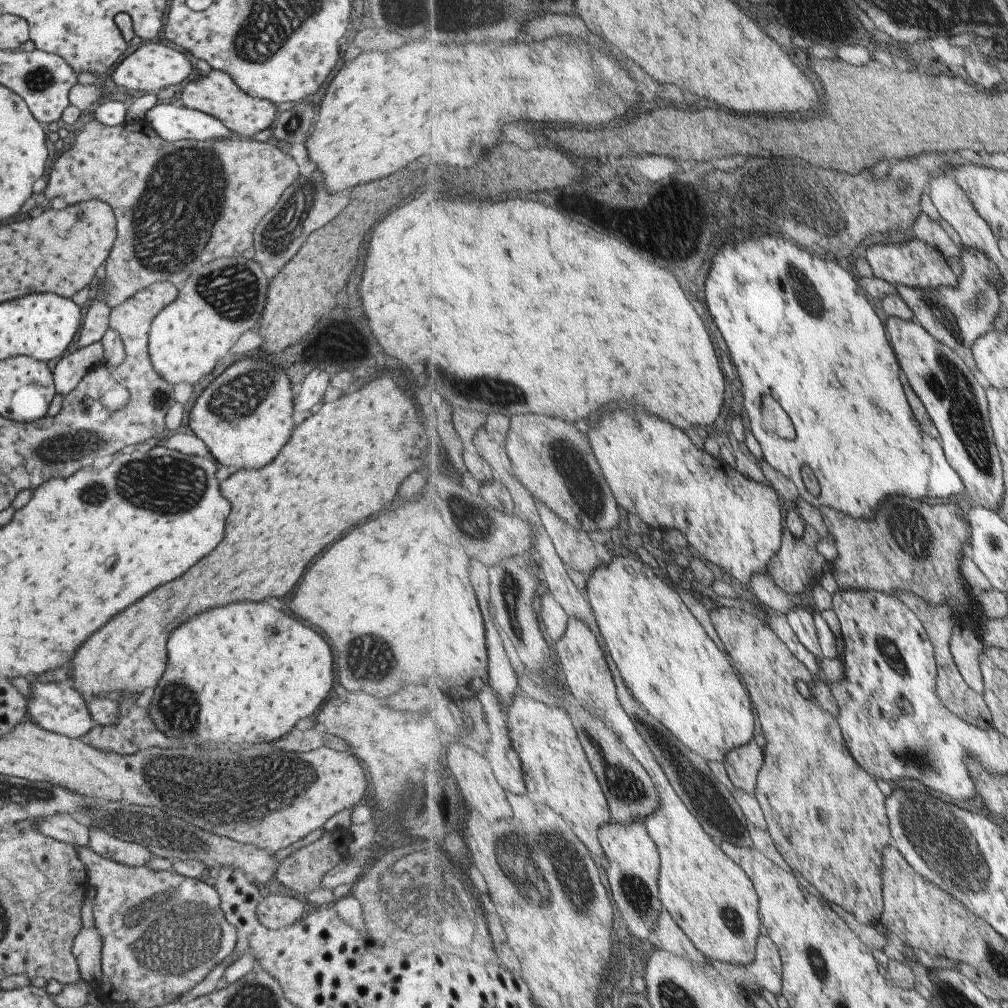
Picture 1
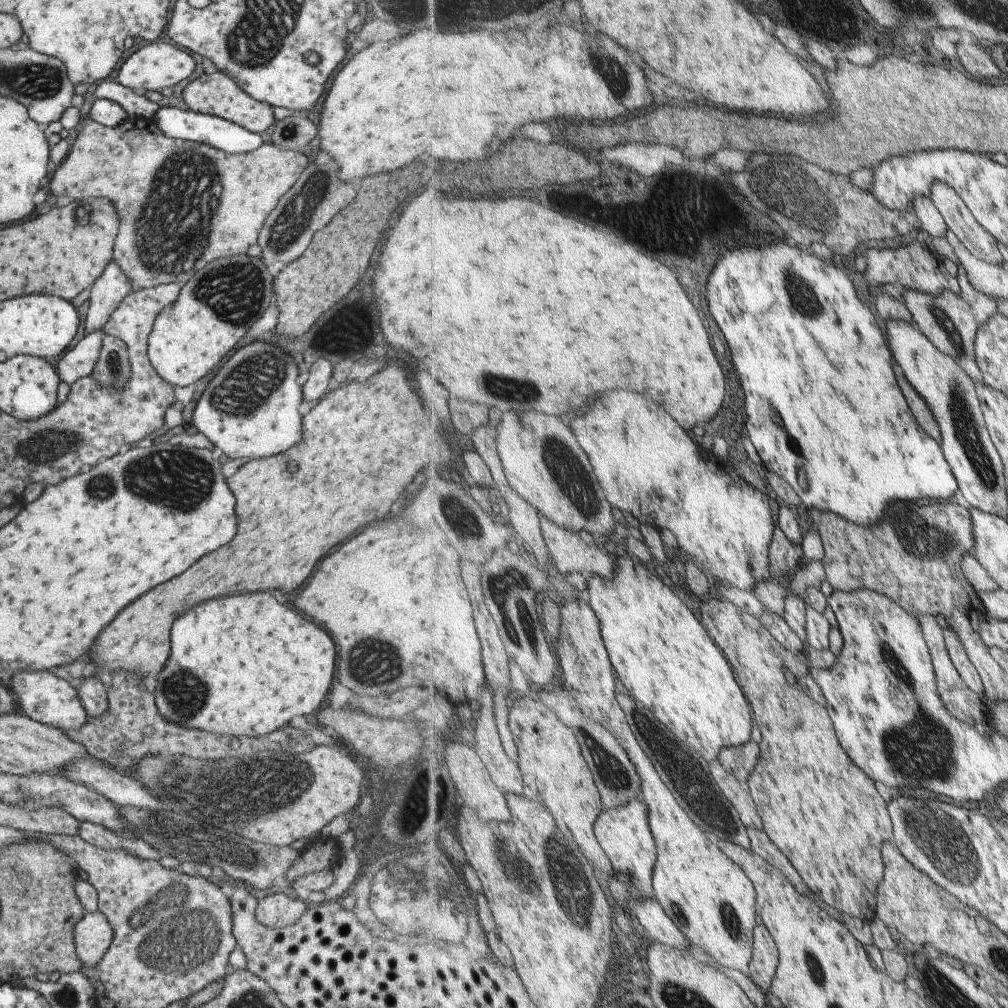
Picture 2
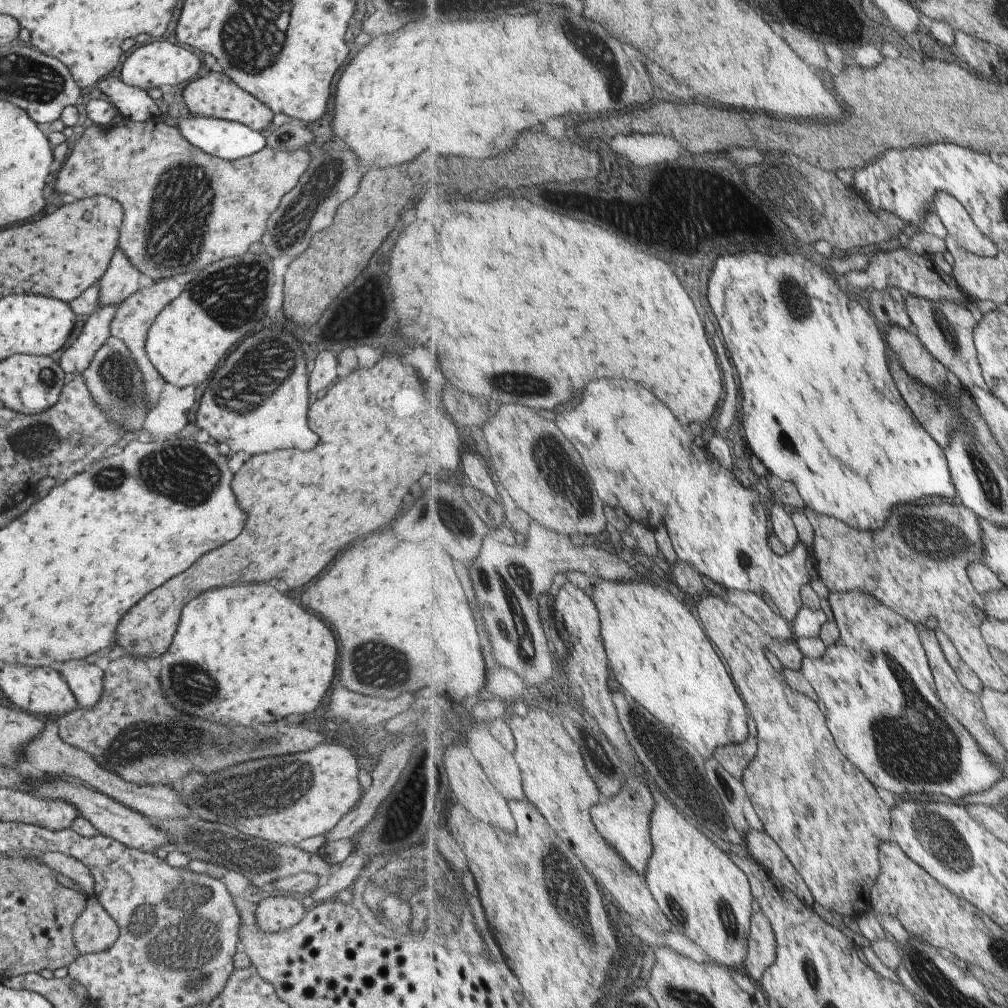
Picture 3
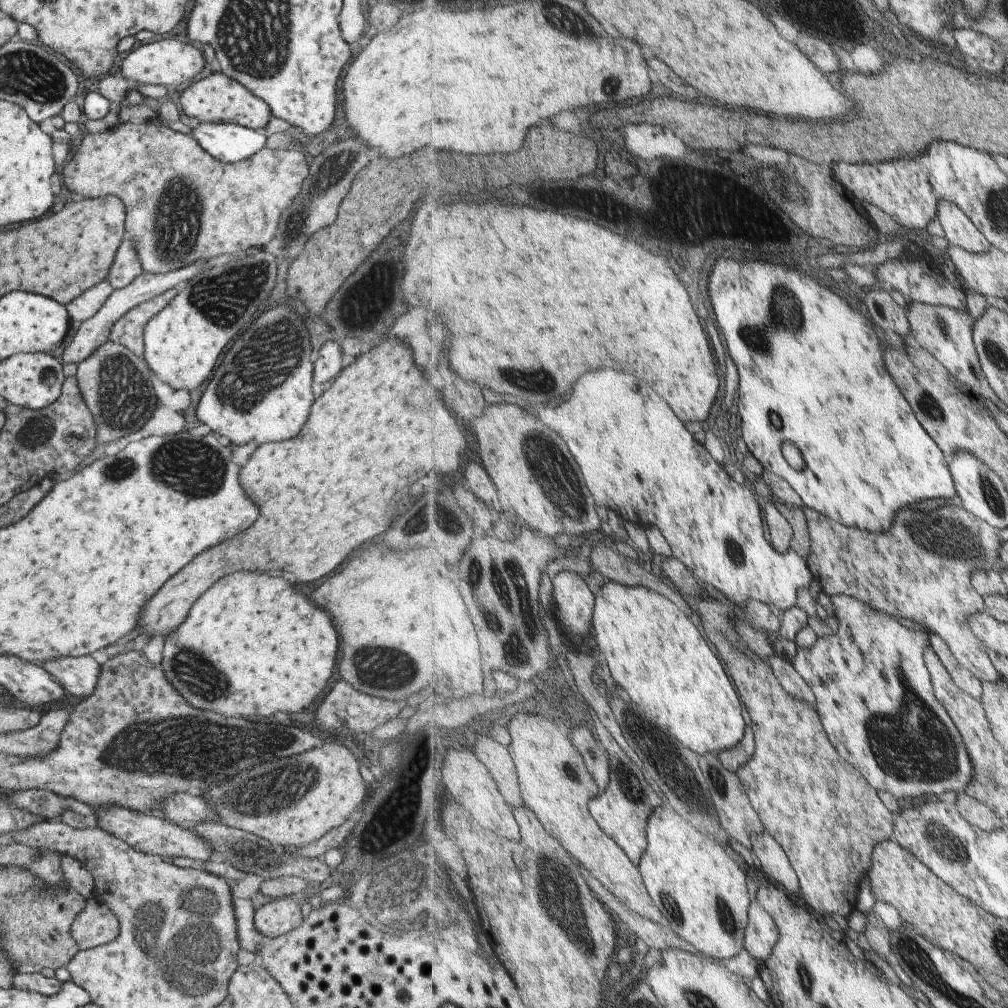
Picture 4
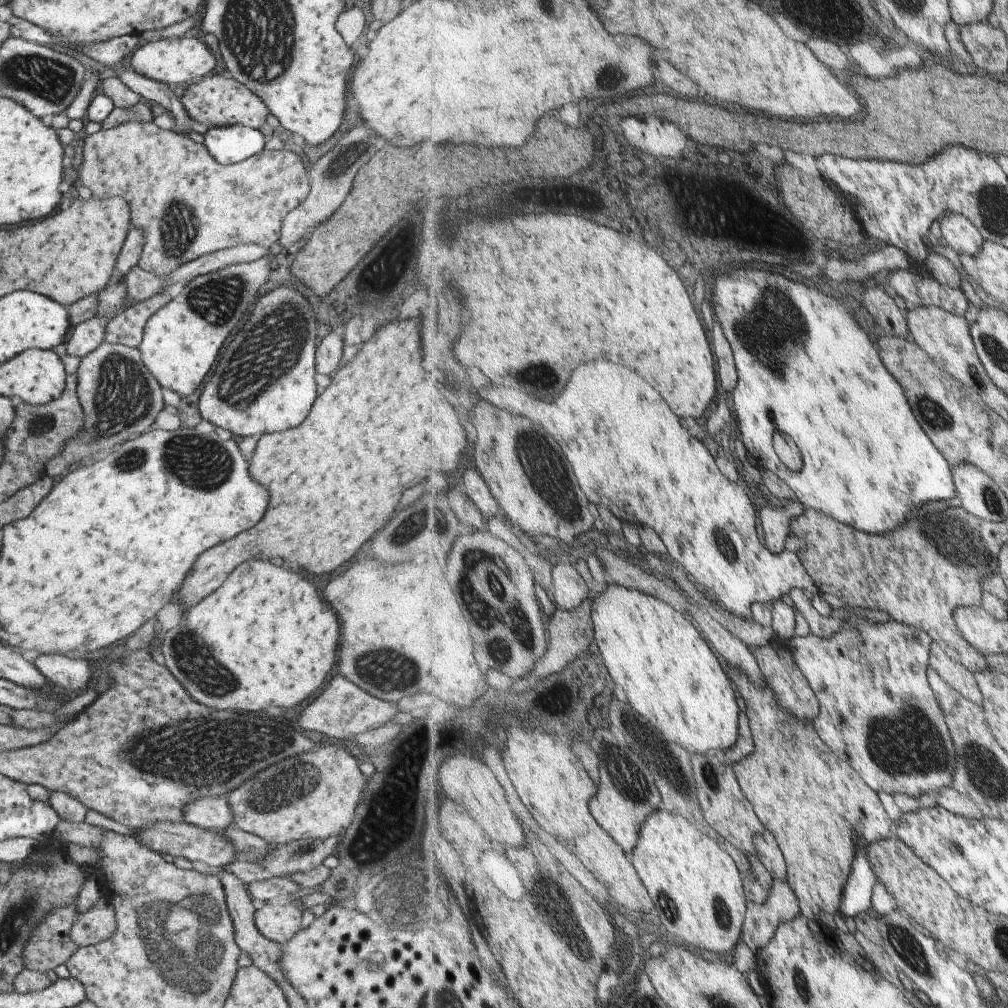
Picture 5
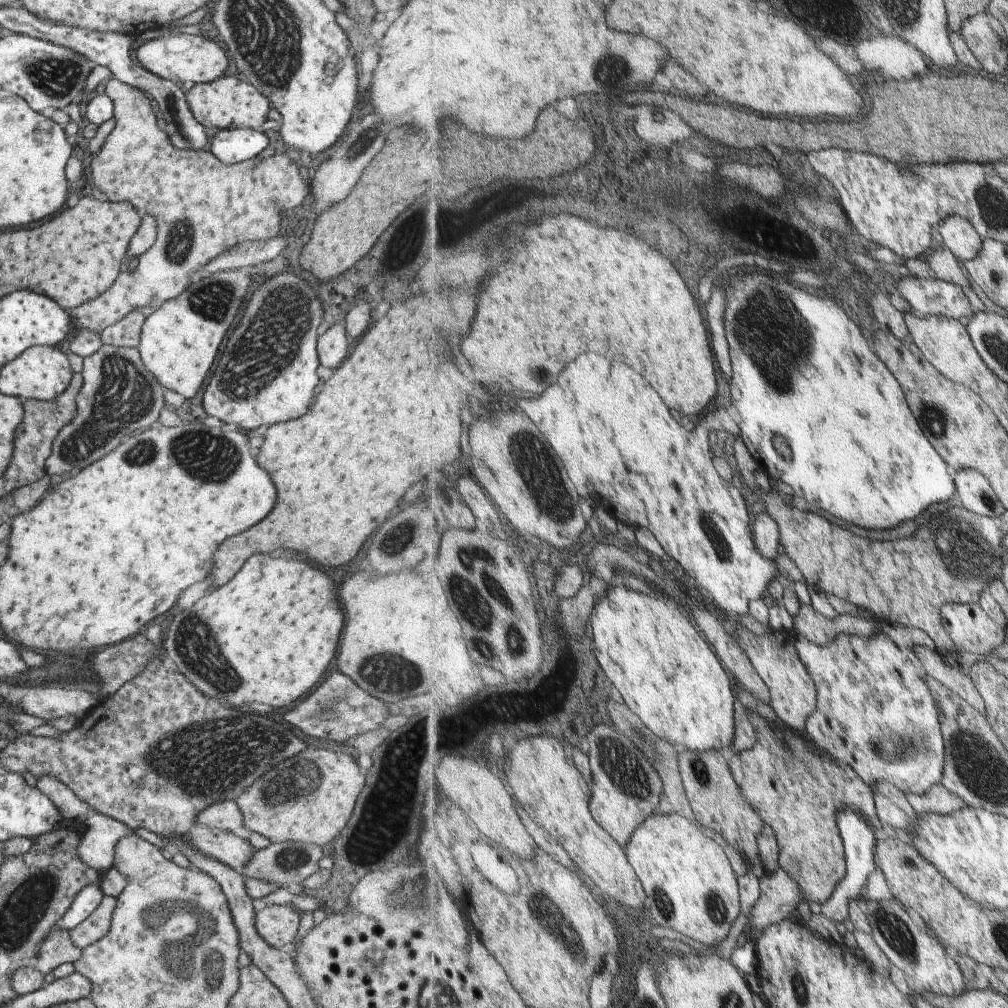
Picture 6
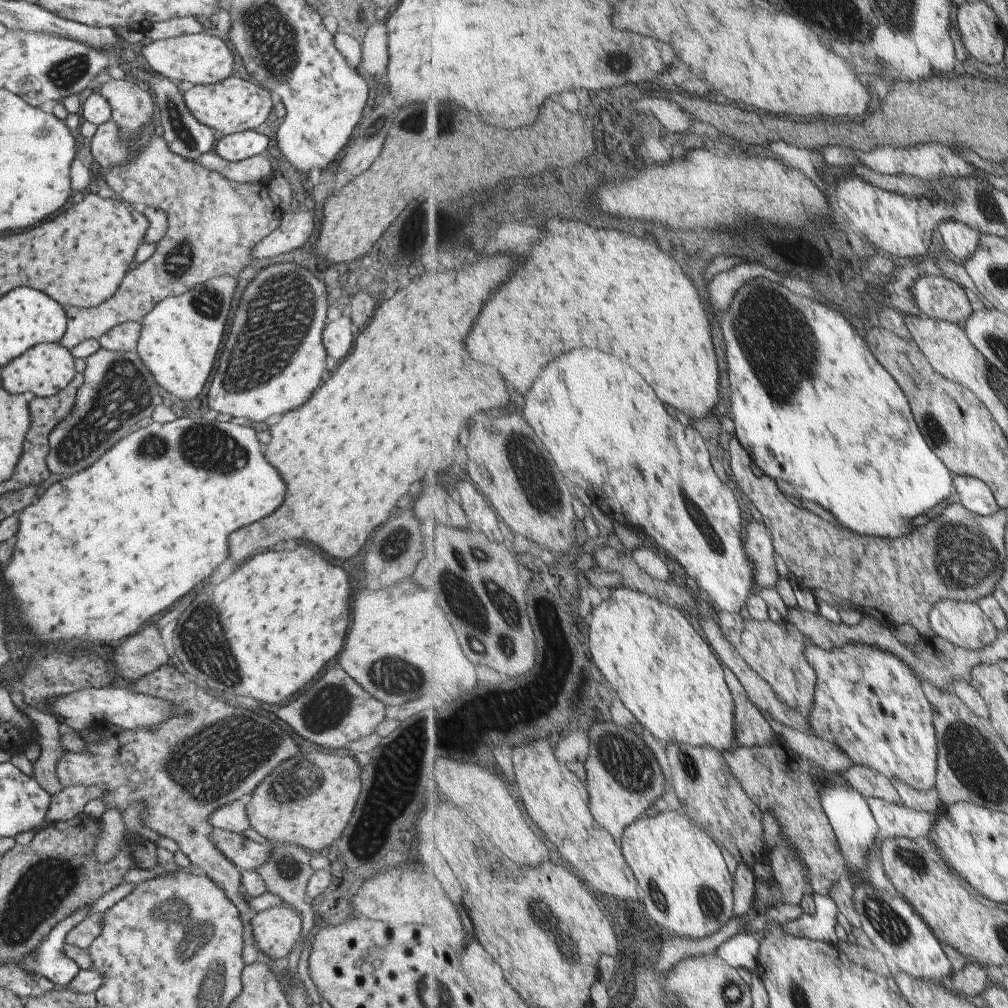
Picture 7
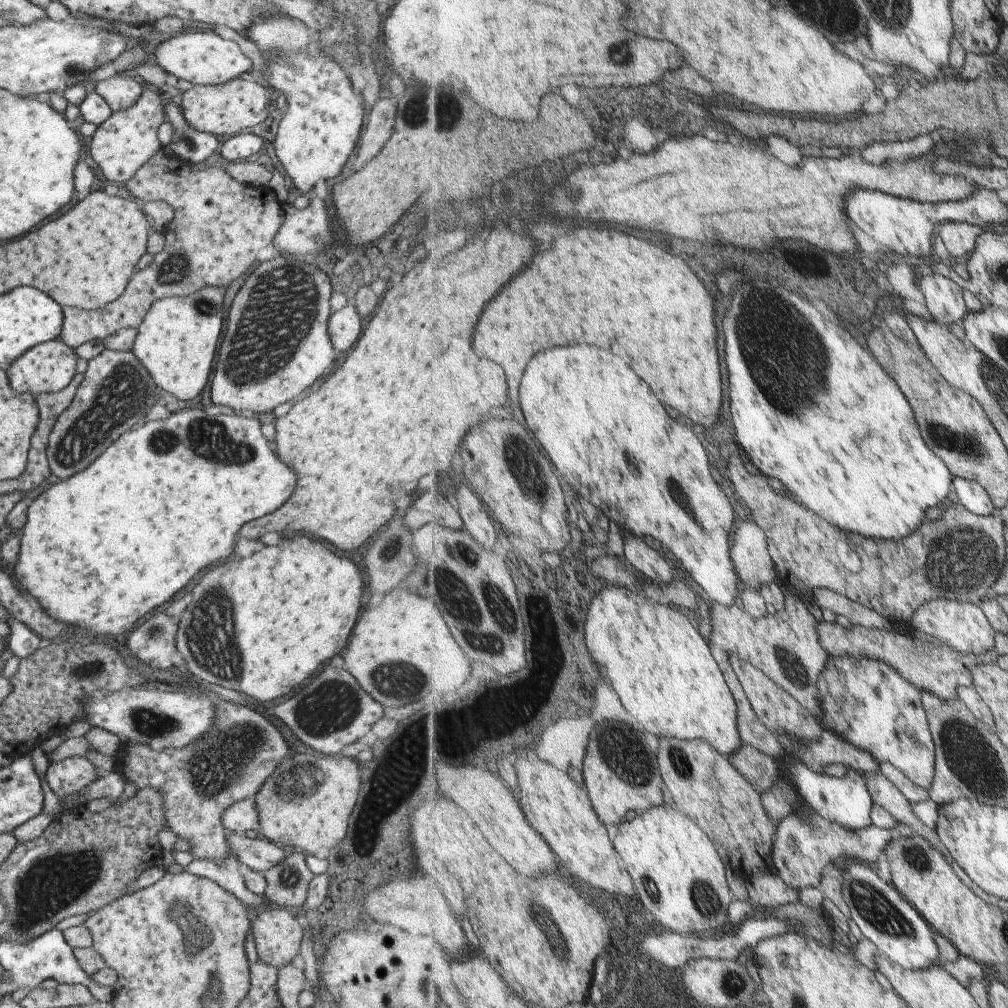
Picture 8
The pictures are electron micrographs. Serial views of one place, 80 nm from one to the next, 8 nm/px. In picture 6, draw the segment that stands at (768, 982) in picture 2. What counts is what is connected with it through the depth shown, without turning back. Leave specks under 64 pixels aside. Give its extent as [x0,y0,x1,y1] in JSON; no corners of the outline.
[749,866,803,936]

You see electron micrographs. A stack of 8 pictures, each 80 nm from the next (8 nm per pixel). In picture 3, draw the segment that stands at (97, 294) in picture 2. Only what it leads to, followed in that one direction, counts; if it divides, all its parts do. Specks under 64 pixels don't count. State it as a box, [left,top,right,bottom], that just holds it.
[97,249,139,310]

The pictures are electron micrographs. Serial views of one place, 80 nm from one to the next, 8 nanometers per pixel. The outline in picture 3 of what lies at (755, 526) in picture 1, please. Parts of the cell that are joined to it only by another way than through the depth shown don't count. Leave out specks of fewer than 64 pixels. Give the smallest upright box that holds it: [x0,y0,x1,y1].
[557,380,810,623]

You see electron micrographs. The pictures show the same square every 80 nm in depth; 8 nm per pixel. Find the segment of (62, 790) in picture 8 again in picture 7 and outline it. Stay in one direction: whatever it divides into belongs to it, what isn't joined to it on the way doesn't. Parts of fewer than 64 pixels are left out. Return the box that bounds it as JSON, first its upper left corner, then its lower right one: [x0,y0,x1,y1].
[55,663,300,915]

